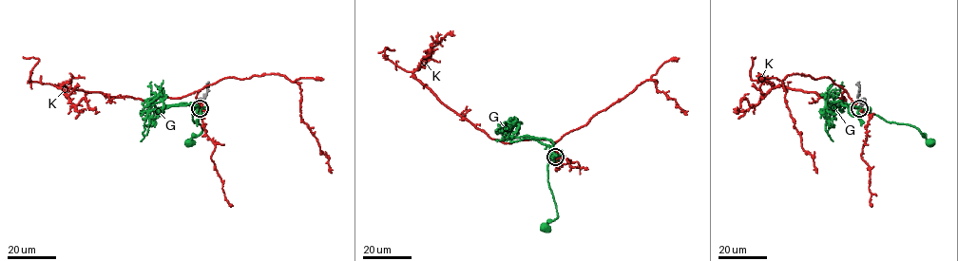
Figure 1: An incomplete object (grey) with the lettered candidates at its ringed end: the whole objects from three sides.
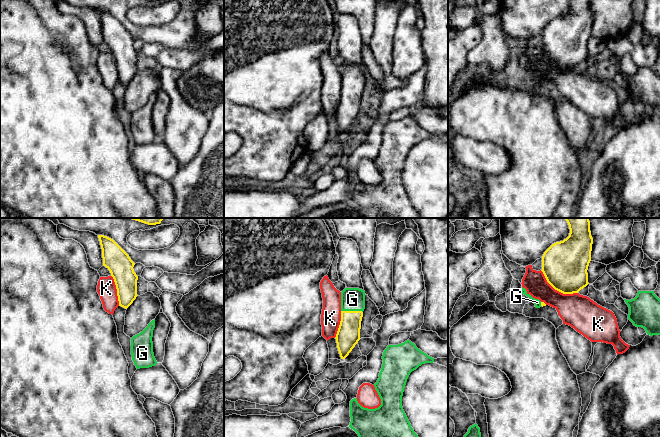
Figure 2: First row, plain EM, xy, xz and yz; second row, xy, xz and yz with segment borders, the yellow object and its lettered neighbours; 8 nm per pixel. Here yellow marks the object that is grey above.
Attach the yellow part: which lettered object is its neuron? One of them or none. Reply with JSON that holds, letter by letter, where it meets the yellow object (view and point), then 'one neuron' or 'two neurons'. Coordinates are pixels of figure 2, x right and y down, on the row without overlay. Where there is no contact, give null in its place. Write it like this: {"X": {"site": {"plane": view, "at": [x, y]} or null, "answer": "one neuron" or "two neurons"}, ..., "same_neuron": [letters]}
{"G": {"site": {"plane": "xz", "at": [352, 87]}, "answer": "one neuron"}, "K": {"site": {"plane": "yz", "at": [557, 66]}, "answer": "two neurons"}, "same_neuron": ["G"]}

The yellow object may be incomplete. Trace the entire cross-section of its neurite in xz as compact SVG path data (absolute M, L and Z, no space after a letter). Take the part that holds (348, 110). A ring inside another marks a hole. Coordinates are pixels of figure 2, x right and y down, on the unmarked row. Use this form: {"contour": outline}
{"contour": "M345 64L341 68L341 97L335 113L341 135L345 135L360 116L364 85L364 66Z"}

